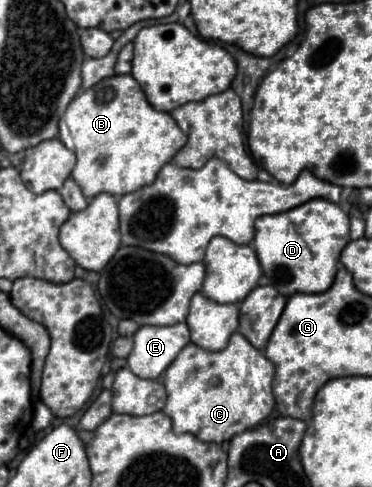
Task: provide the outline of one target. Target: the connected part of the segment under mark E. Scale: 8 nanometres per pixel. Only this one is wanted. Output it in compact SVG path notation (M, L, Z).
M187 324L141 326L135 332L135 344L127 358L127 364L139 378L157 380L187 344Z

